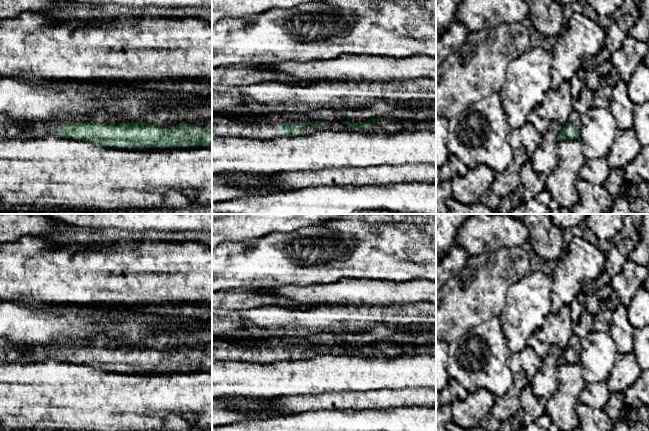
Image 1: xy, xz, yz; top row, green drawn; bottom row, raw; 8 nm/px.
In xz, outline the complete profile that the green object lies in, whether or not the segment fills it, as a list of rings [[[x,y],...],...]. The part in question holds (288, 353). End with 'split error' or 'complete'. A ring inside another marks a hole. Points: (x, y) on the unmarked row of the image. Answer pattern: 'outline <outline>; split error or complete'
outline [[[212,339],[212,362],[216,361],[234,361],[234,362],[250,362],[254,364],[274,364],[281,361],[291,361],[302,359],[303,351],[309,348],[310,350],[321,355],[323,348],[330,348],[326,345],[313,345],[308,347],[241,347],[233,346],[230,342],[224,339]]]; split error

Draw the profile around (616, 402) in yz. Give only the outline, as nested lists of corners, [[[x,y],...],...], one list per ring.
[[[623,392],[612,393],[603,410],[610,417],[610,419],[615,422],[619,418],[620,412],[624,406],[625,406],[624,393]]]

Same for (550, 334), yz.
[[[564,305],[557,313],[550,313],[535,333],[535,336],[548,345],[556,345],[563,351],[569,348],[573,335],[570,305]]]

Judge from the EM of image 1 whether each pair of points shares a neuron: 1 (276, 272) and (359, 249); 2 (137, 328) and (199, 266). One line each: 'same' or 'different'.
1: same
2: different

